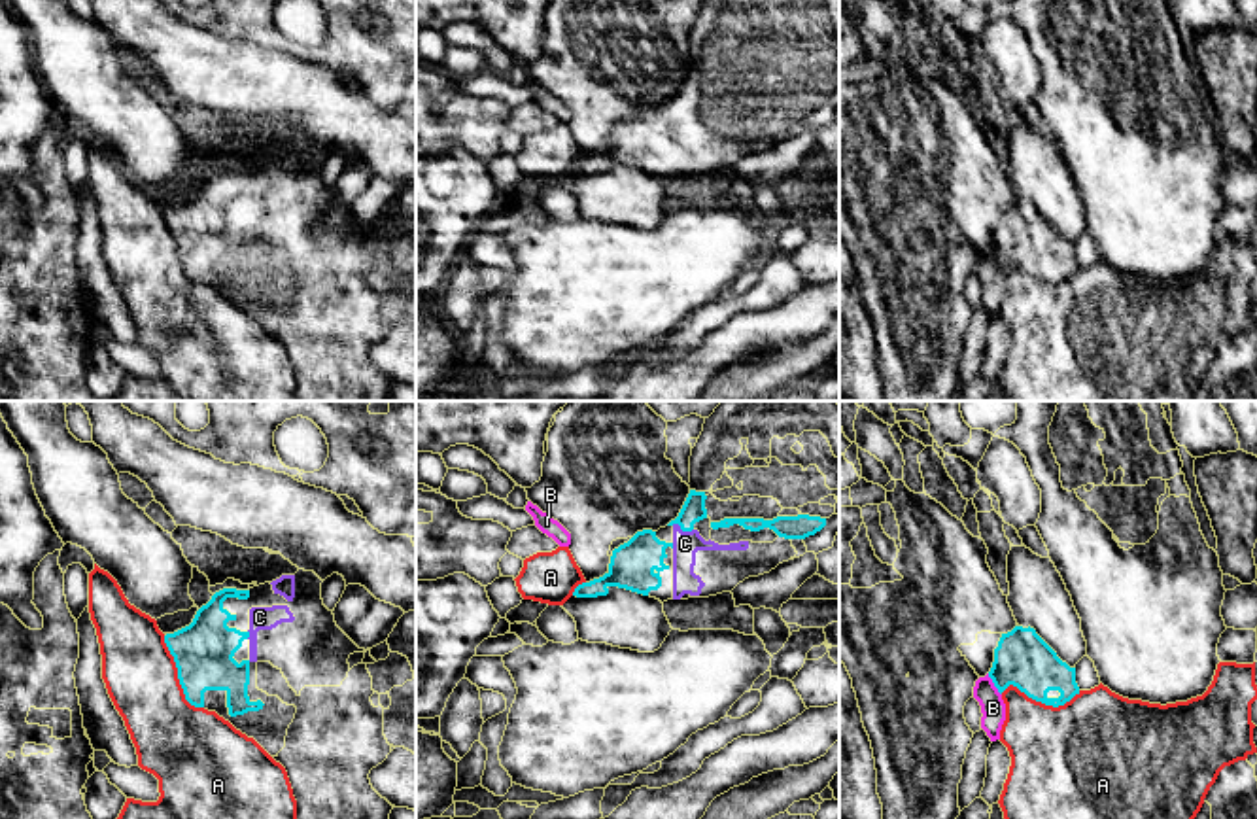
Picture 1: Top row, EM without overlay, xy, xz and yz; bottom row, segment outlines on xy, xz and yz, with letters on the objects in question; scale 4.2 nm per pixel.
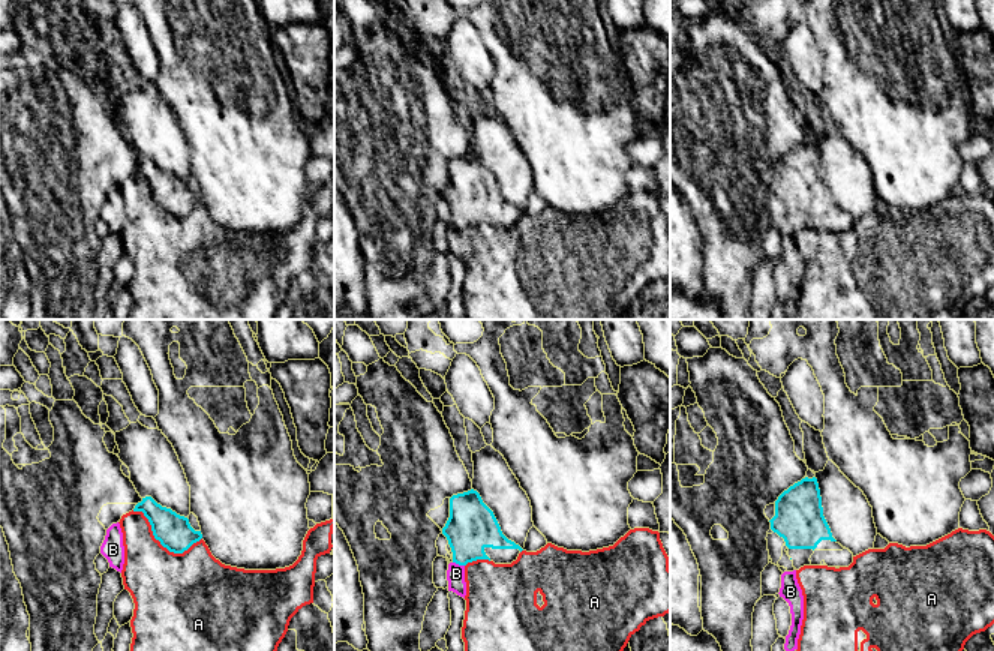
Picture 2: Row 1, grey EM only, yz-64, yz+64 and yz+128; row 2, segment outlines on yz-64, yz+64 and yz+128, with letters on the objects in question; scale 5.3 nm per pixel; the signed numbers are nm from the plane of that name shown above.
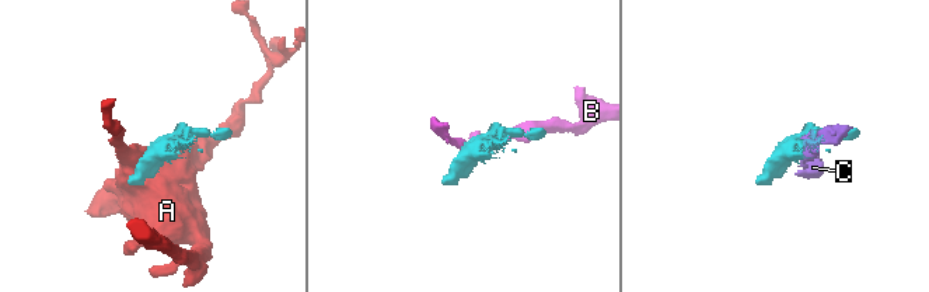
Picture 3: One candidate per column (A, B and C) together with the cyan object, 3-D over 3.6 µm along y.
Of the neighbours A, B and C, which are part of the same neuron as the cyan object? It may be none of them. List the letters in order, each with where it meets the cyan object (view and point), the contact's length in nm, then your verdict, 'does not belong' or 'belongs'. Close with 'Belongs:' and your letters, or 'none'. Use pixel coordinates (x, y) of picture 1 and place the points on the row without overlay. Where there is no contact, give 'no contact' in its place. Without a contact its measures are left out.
A: meets cyan in xy at (178, 252); contact 360 nm long; does not belong
B: meets cyan in yz at (995, 261); contact 110 nm long; does not belong
C: meets cyan in xz at (683, 106); contact 100 nm long; belongs
Belongs: C

